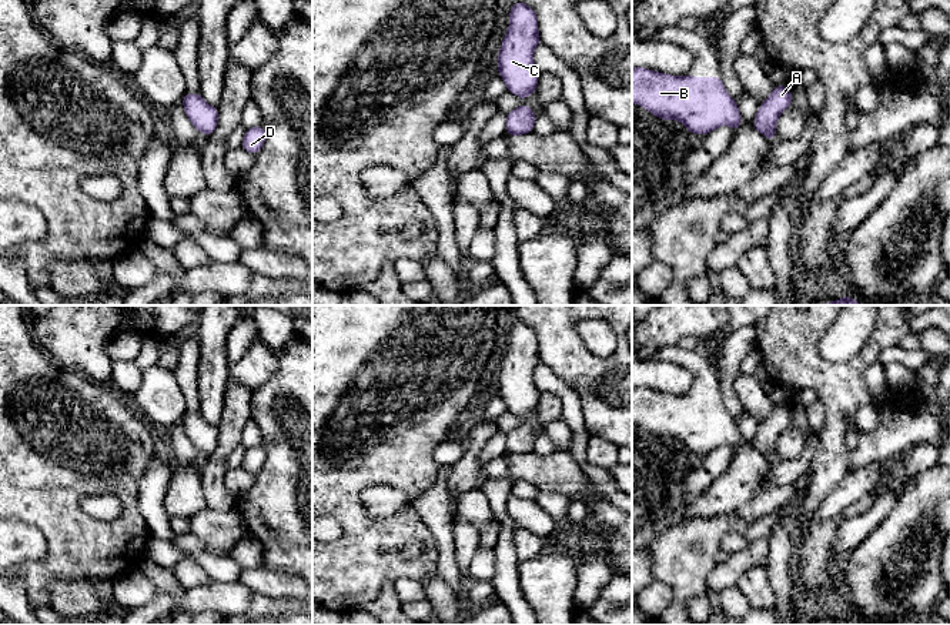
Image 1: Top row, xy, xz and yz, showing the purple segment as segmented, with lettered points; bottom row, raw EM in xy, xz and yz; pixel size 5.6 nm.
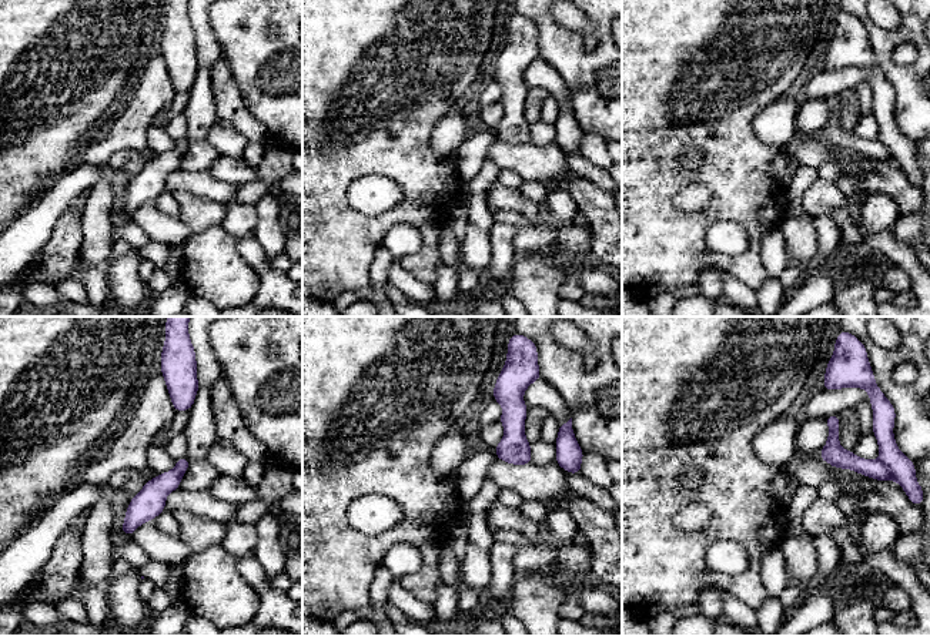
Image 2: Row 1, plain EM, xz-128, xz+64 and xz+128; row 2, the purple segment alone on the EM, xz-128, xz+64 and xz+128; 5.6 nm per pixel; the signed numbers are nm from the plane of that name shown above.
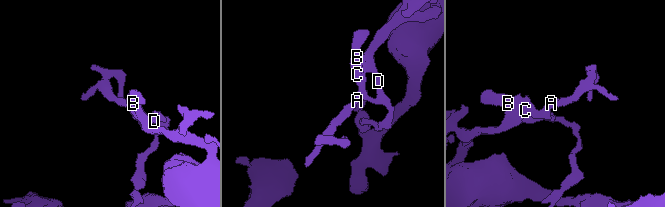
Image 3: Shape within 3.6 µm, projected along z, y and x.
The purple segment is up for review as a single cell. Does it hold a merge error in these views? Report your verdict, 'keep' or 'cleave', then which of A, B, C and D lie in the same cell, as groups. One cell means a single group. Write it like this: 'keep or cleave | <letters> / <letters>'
keep | A B C D

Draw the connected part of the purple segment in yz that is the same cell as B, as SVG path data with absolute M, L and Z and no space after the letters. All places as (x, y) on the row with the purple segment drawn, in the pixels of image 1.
M632 67L632 103L642 106L656 118L682 121L693 134L706 136L723 124L733 131L742 126L736 100L727 94L722 77L672 76Z

